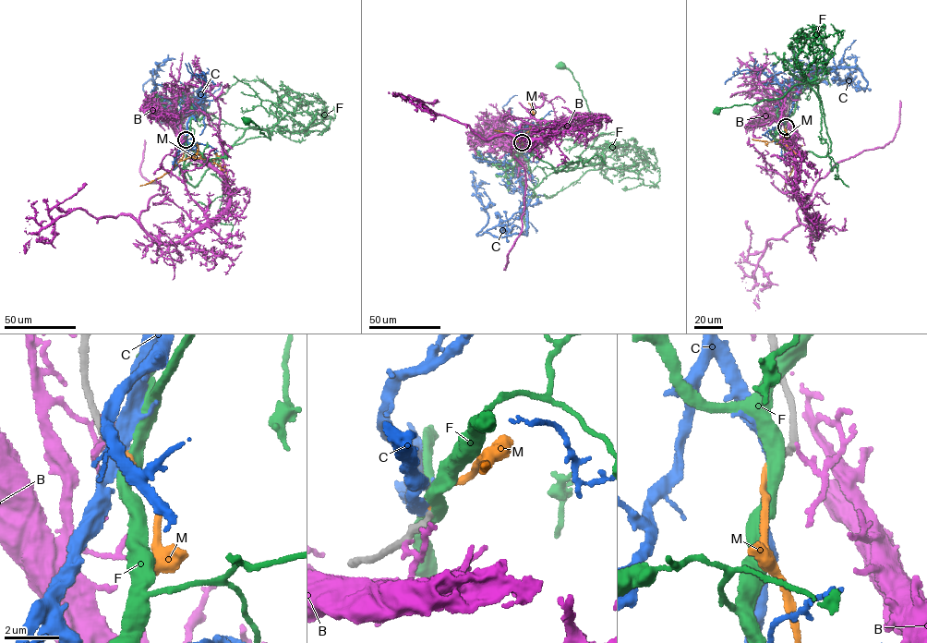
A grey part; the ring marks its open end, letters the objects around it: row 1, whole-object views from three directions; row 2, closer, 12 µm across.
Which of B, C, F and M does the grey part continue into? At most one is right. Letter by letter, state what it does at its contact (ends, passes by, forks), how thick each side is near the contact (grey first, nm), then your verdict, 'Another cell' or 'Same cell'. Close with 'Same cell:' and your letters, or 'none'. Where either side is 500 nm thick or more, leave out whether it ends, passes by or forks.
B: It ends there. Thickness 280 nm (grey) against 160 nm. Another cell
C: It passes by. Thickness 280 nm (grey) against 400 nm. Another cell
F: It passes by. Thickness 280 nm (grey) against 480 nm. Another cell
M: It ends there. Thickness 280 nm (grey) against 260 nm. Same cell
Same cell: M

